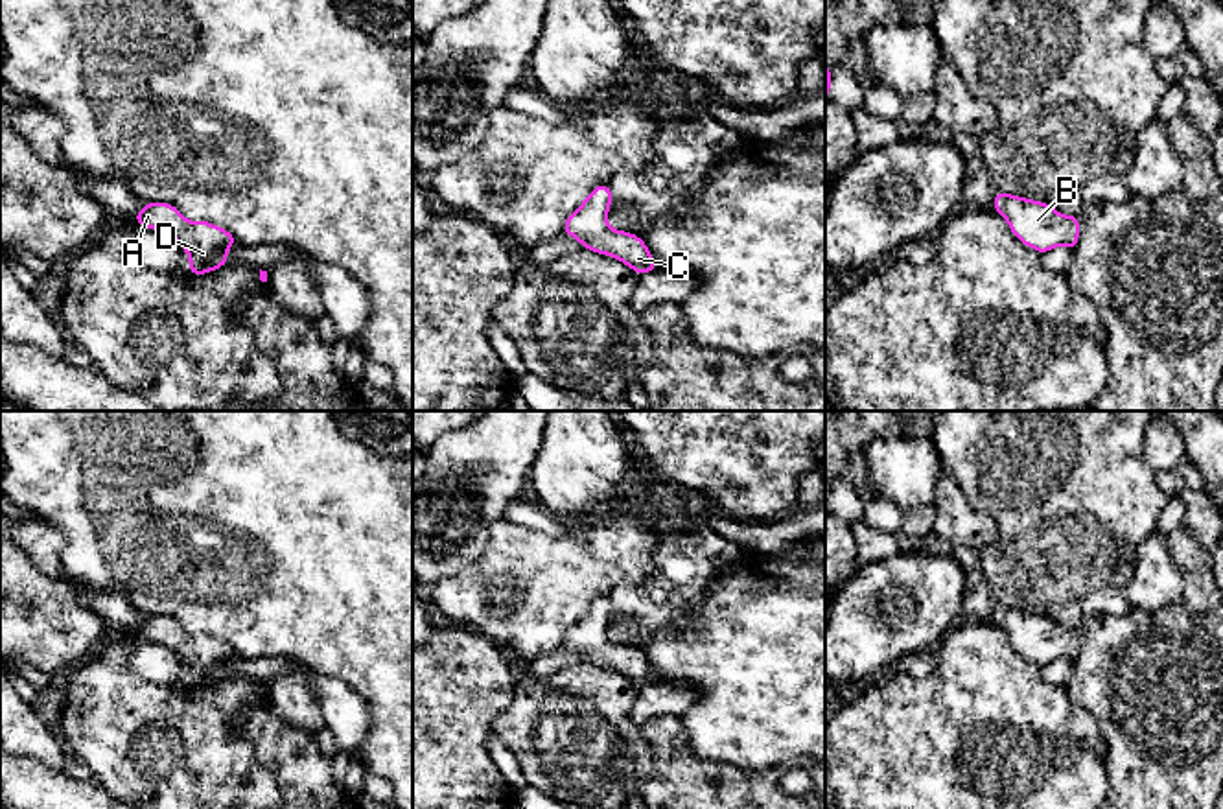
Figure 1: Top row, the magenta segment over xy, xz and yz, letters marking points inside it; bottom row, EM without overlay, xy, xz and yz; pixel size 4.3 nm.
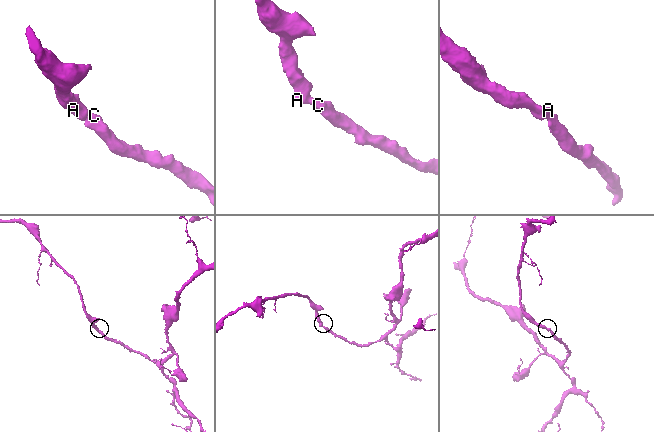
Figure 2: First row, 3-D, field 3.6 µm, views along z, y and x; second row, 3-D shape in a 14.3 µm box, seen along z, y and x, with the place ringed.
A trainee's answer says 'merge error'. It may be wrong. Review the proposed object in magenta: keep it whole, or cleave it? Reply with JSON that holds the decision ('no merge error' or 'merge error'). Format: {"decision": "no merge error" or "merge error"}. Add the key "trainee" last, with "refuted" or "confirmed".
{"decision": "no merge error", "trainee": "refuted"}

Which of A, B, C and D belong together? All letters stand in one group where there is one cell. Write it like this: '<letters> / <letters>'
A B C D

